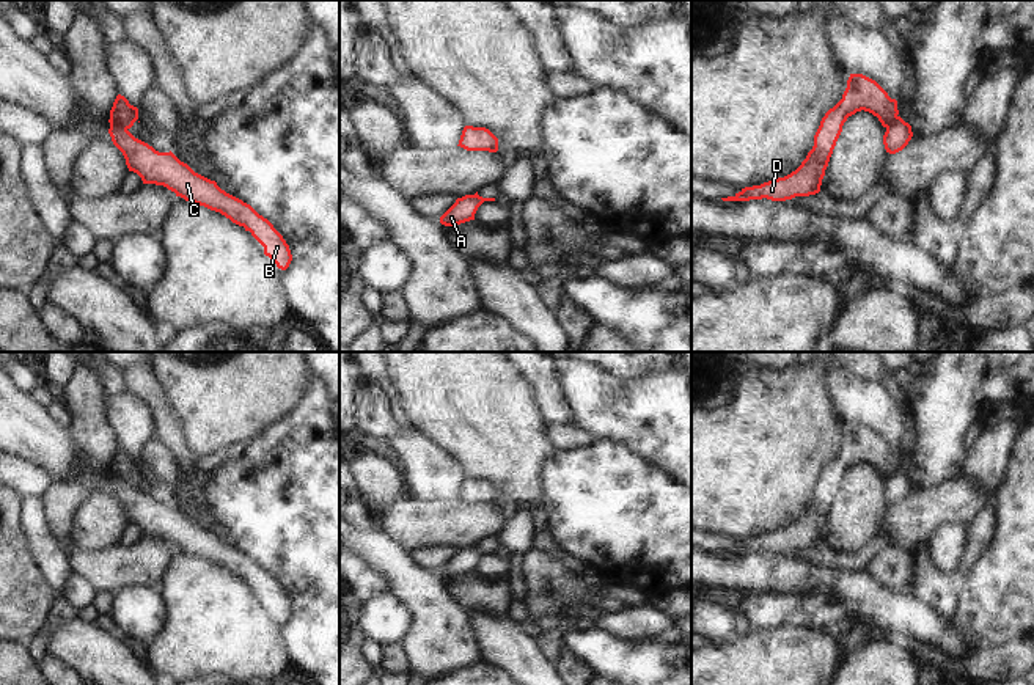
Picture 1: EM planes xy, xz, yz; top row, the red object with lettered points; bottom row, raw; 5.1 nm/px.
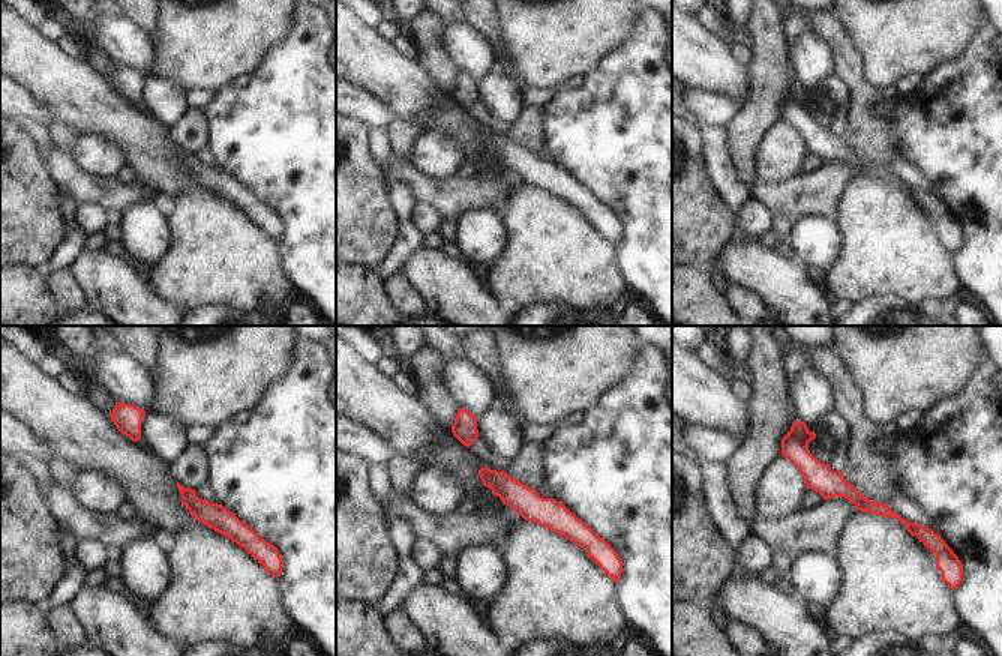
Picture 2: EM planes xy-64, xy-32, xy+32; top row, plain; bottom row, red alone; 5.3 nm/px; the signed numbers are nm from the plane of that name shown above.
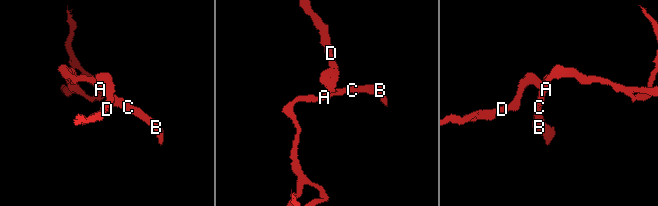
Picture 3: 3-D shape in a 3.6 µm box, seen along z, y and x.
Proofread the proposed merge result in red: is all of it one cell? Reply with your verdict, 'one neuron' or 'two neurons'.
two neurons

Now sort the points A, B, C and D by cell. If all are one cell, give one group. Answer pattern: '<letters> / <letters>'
A B C / D

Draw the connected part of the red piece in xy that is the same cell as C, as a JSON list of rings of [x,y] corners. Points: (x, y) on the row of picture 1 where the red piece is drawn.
[[[110,121],[108,134],[123,152],[129,171],[137,173],[143,184],[163,185],[185,201],[220,212],[233,223],[244,226],[264,247],[264,255],[286,270],[292,261],[289,245],[273,225],[250,204],[222,190],[215,181],[195,173],[171,151],[159,152],[135,138],[127,129]]]

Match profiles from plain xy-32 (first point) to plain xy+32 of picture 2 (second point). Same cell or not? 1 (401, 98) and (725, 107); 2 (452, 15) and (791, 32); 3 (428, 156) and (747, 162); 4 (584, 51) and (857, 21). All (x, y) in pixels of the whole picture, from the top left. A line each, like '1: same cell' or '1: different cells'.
1: different cells
2: same cell
3: different cells
4: same cell

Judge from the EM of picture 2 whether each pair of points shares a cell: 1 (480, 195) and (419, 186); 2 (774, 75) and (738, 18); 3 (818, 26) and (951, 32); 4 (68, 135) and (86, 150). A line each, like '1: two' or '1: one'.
1: one
2: two
3: two
4: two

